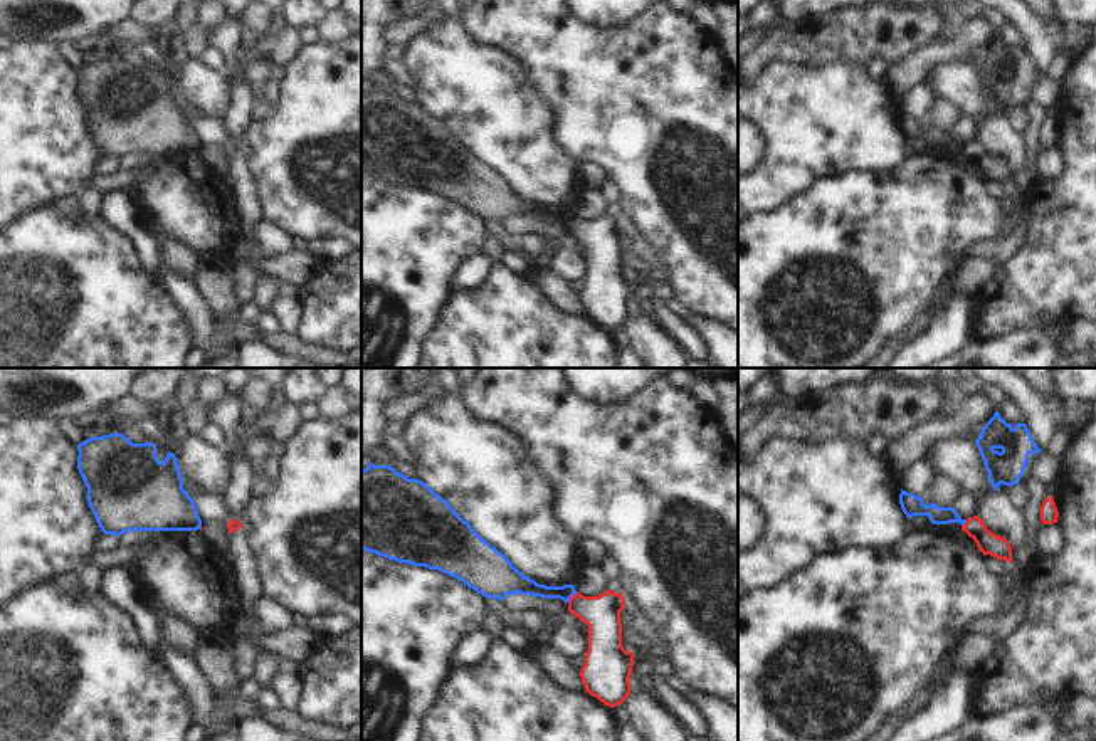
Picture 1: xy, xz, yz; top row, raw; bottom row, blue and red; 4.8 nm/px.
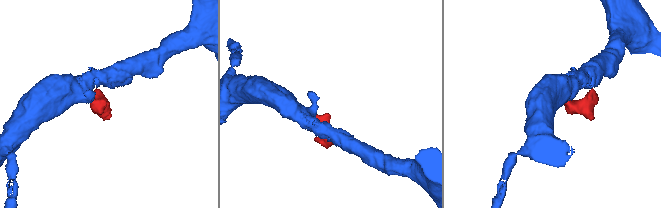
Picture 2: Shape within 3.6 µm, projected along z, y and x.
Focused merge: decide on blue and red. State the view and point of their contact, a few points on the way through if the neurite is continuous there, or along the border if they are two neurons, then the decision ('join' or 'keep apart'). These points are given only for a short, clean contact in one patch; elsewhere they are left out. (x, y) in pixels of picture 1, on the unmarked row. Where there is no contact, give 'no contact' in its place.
xz (572, 219) | along xz (577, 215), (567, 225) | keep apart

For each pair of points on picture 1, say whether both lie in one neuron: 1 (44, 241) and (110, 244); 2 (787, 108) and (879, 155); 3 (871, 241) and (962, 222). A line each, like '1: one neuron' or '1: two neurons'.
1: one neuron
2: one neuron
3: one neuron

